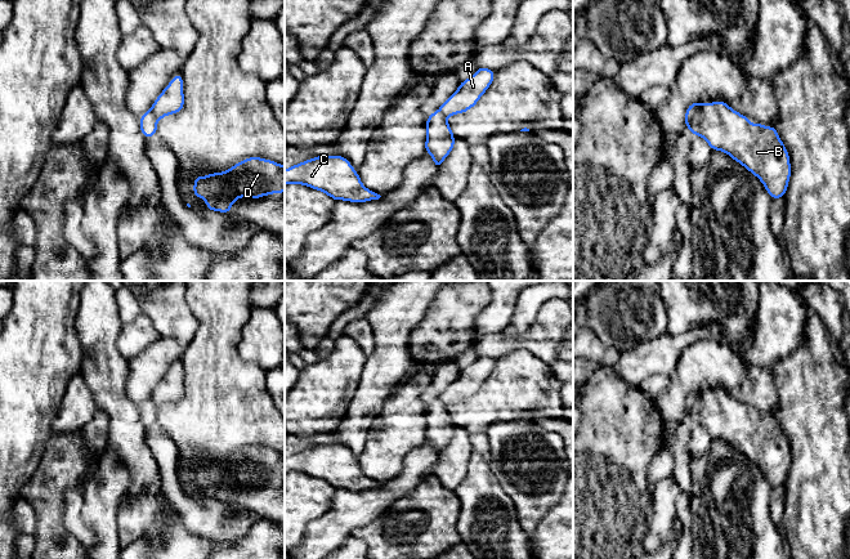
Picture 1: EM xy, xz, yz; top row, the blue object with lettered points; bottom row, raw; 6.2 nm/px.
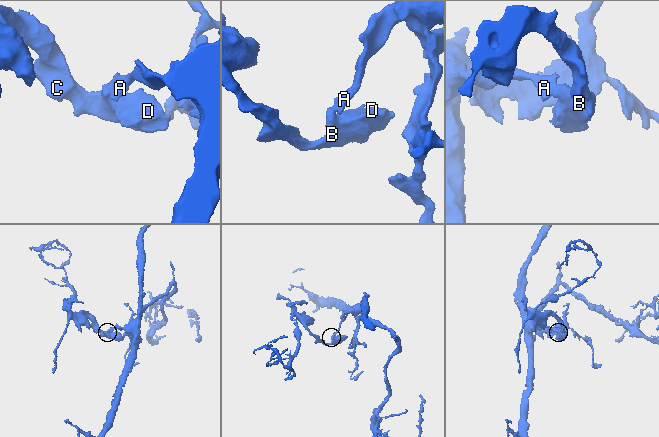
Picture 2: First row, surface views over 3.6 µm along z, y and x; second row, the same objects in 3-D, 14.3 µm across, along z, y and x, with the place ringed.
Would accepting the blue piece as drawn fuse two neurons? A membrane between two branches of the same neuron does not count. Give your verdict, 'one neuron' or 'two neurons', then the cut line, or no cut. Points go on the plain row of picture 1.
two neurons; cut yz (701, 393), (688, 416)

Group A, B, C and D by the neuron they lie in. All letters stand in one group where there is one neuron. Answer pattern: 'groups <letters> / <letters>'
groups A / B C D

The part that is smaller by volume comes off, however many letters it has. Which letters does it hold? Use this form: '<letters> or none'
B, C, D

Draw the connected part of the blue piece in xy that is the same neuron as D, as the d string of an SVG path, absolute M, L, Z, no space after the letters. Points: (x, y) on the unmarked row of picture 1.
M260 446L242 448L223 461L194 465L193 474L194 484L203 487L209 498L220 501L231 501L232 492L240 486L259 487L281 480L285 480L285 453Z

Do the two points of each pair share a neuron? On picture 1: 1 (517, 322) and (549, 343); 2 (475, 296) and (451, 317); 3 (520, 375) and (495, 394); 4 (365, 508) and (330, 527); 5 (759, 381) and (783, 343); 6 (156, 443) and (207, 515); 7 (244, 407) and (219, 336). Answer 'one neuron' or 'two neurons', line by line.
1: two neurons
2: one neuron
3: one neuron
4: one neuron
5: two neurons
6: one neuron
7: one neuron

